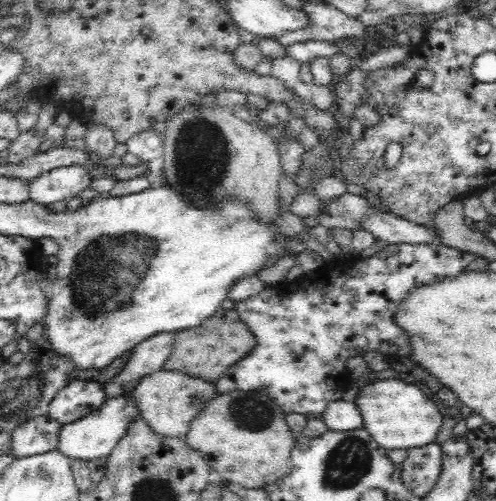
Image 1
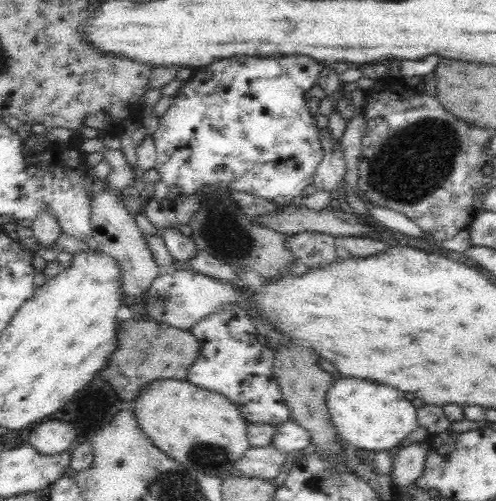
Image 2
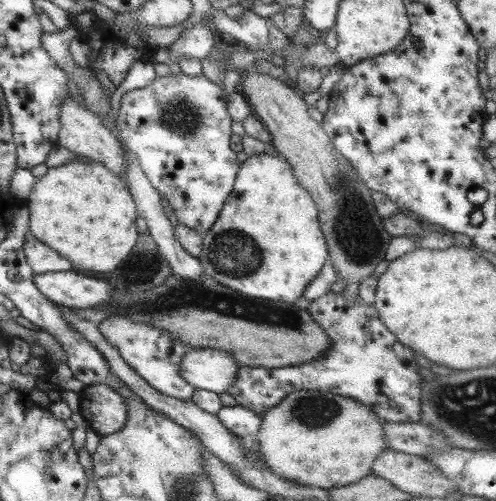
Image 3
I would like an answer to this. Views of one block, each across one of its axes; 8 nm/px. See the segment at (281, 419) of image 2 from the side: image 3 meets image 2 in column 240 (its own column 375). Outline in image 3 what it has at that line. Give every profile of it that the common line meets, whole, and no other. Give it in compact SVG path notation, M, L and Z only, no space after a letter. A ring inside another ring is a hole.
M327 292L309 301L309 305L304 308L330 340L330 345L319 358L289 366L289 368L265 368L246 367L240 365L235 373L235 380L226 394L229 394L238 406L255 415L261 416L268 409L276 406L287 394L294 391L315 391L327 392L341 397L351 397L361 404L365 404L367 409L375 413L375 417L383 423L417 423L421 421L421 384L423 381L416 373L413 352L405 348L389 332L385 325L378 319L378 312L373 305L363 304L358 297L353 303L347 303L340 293Z

